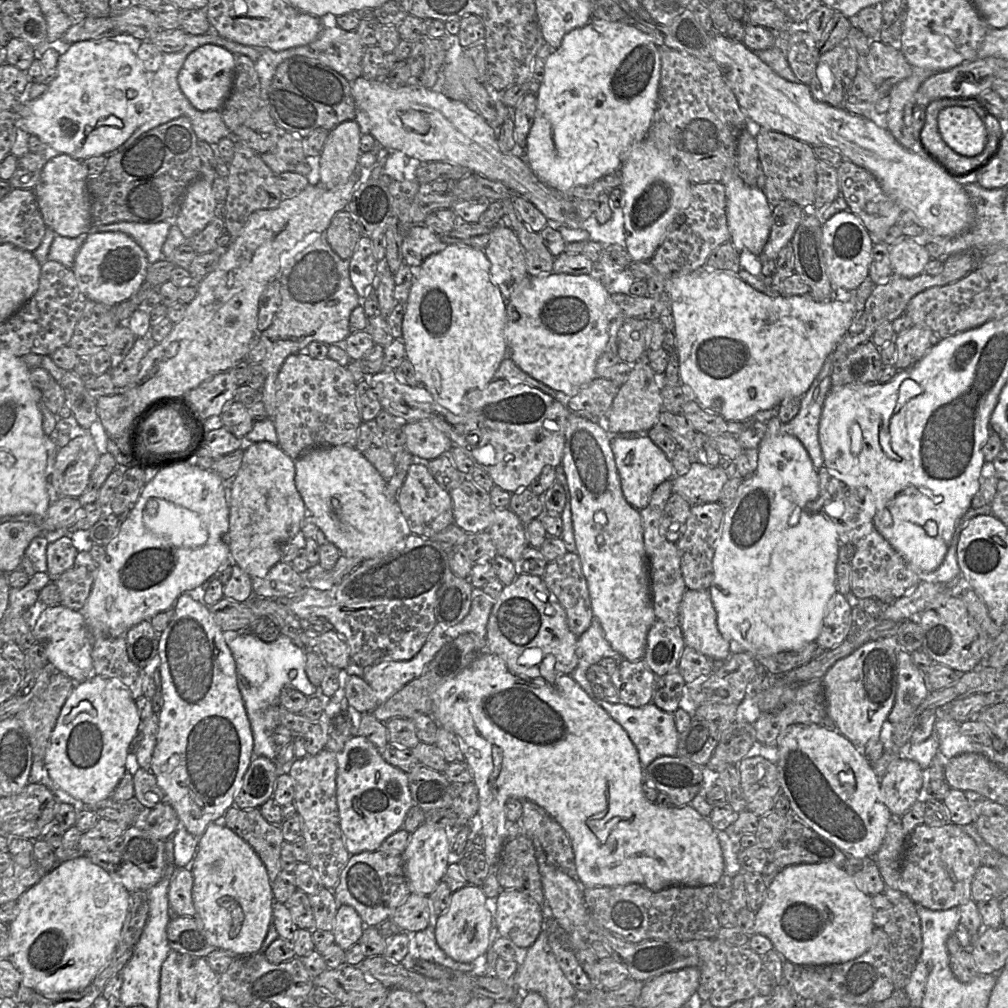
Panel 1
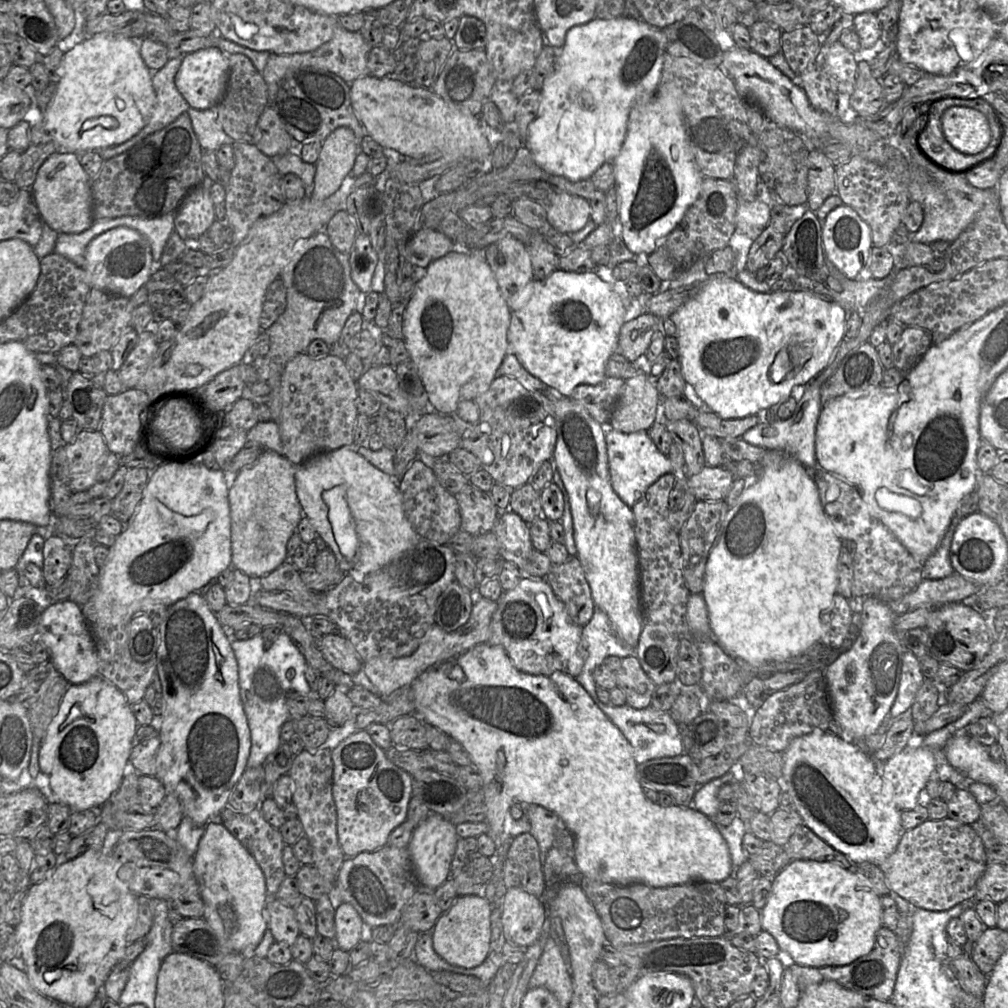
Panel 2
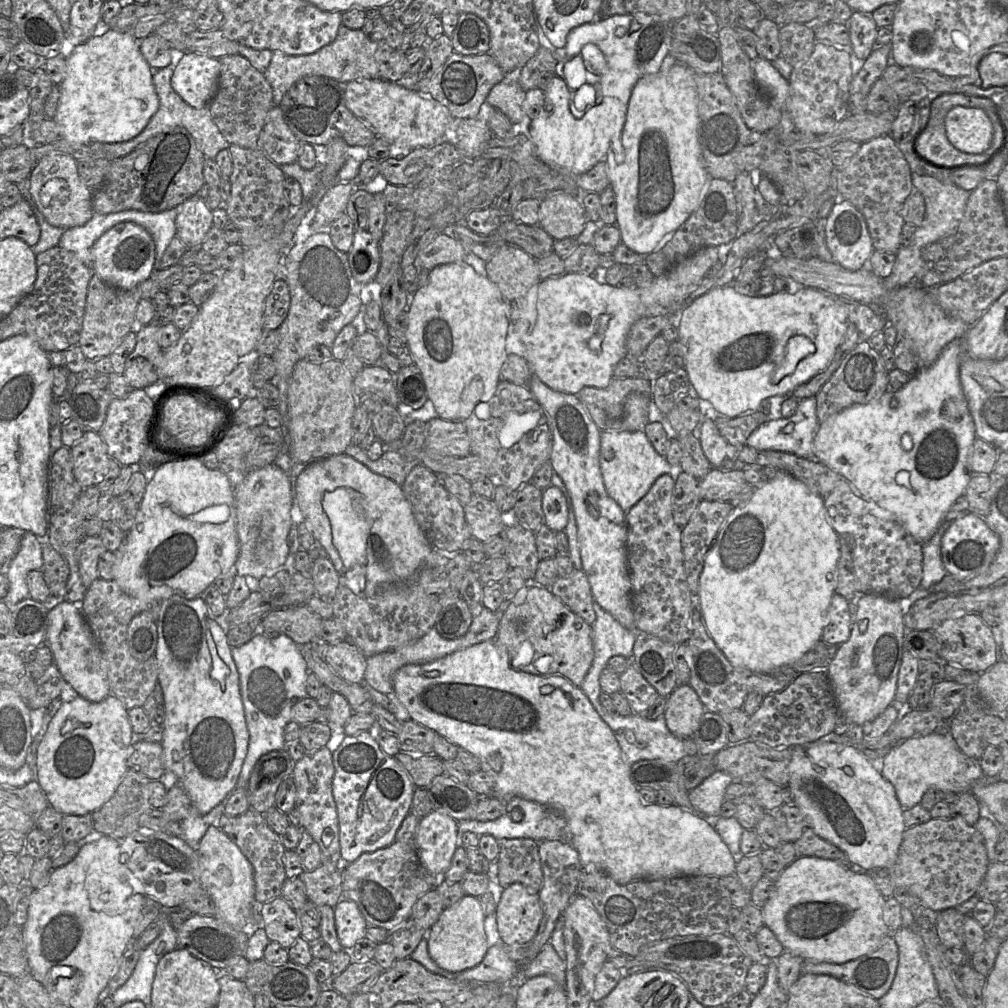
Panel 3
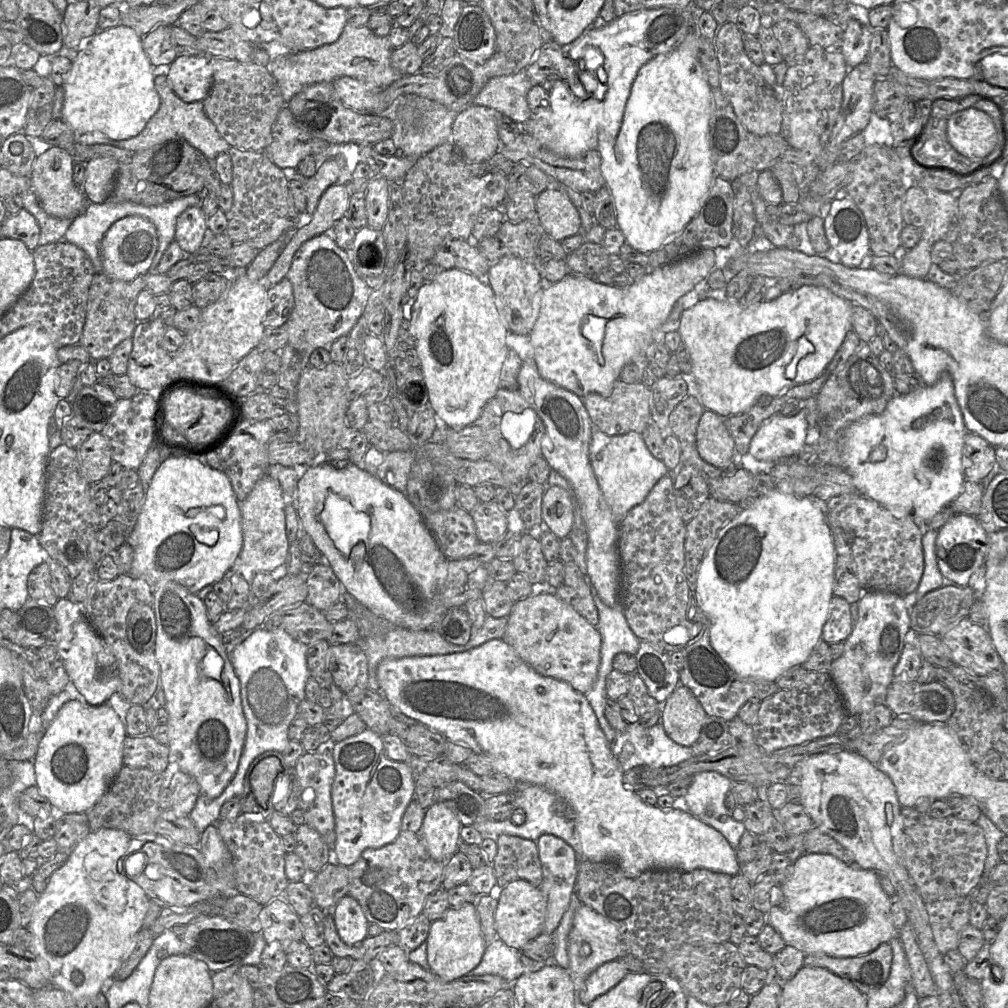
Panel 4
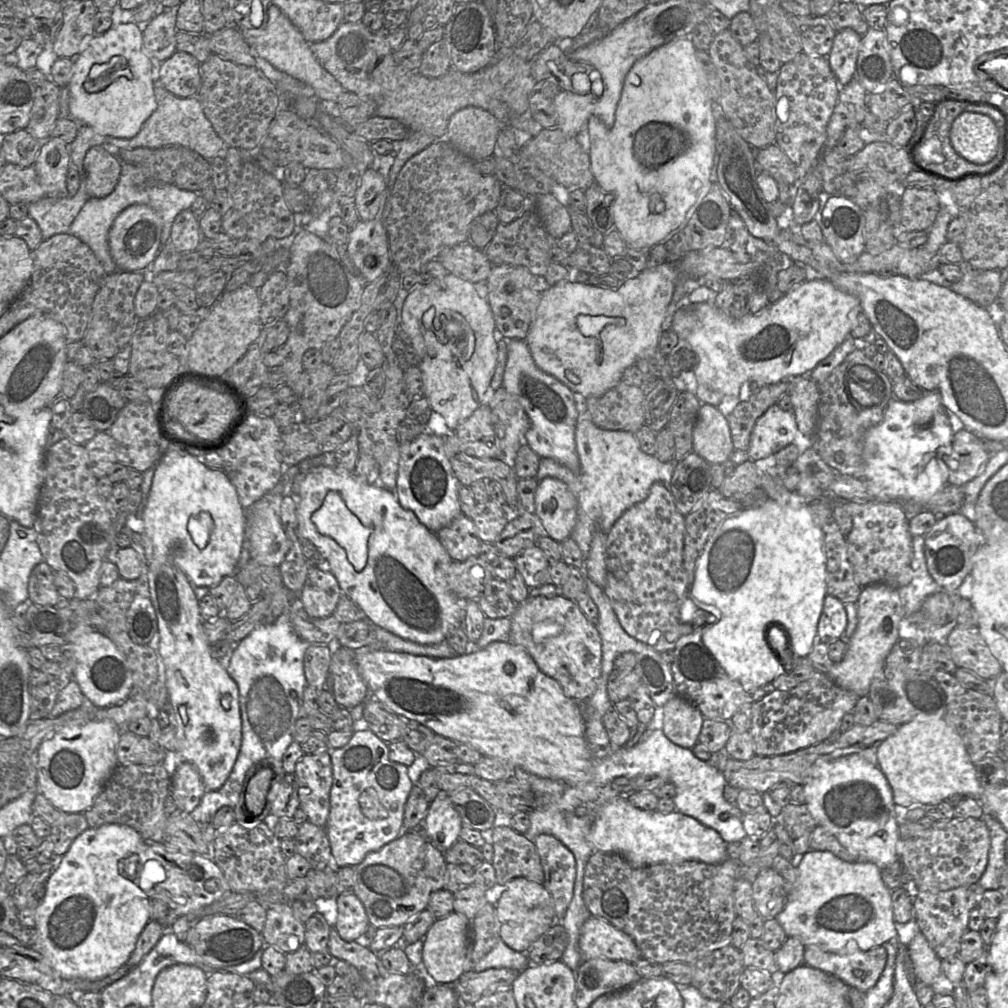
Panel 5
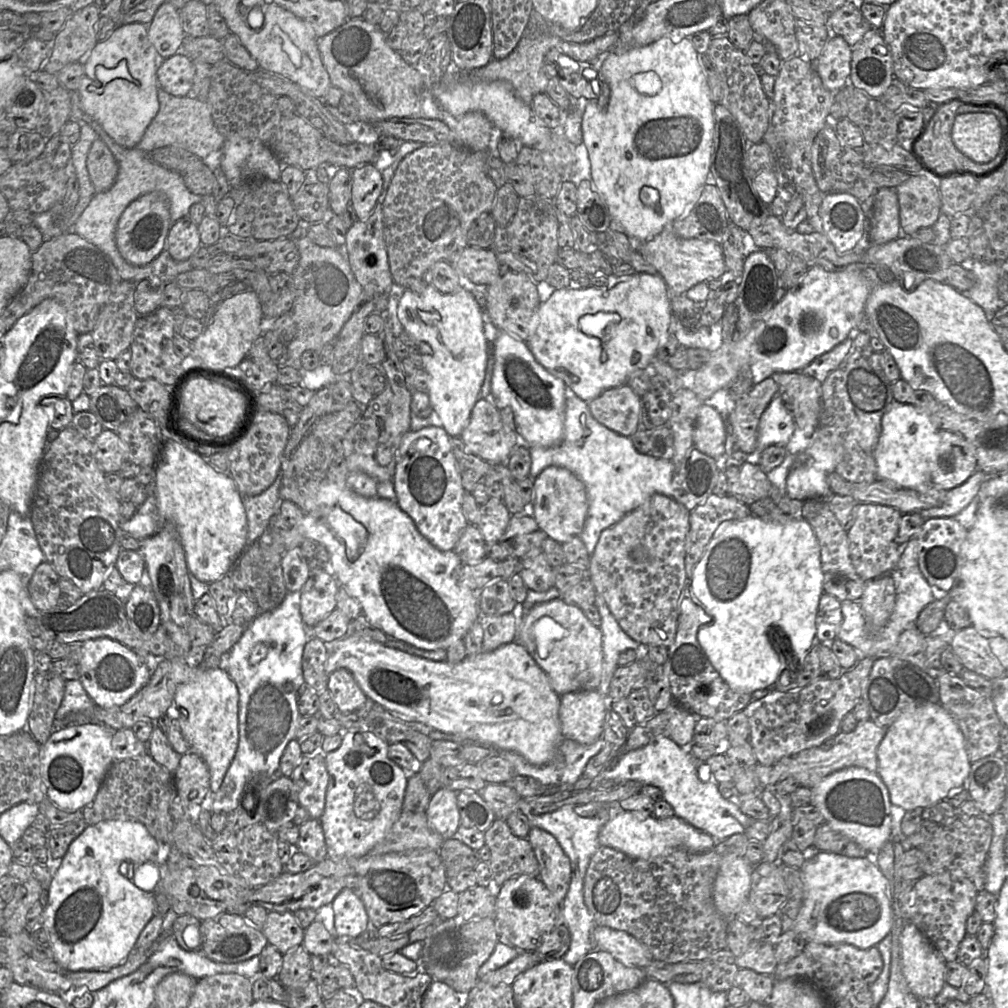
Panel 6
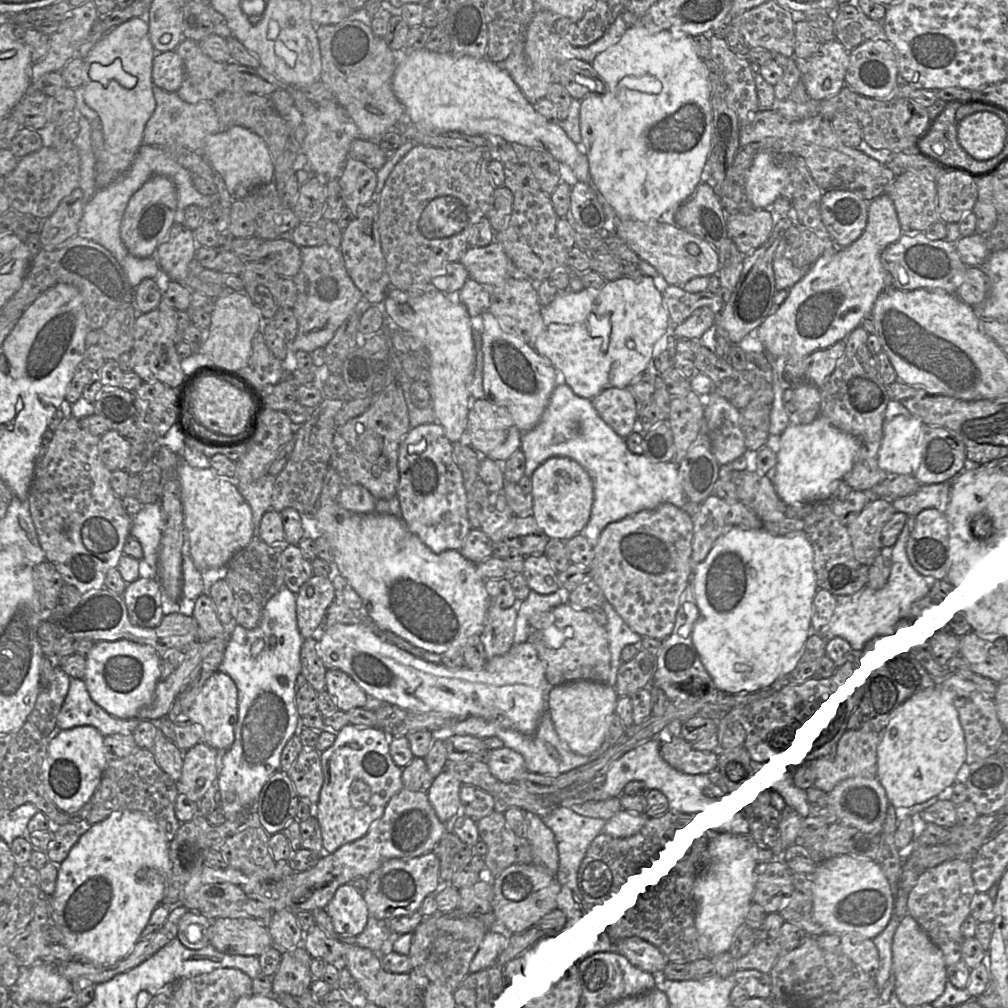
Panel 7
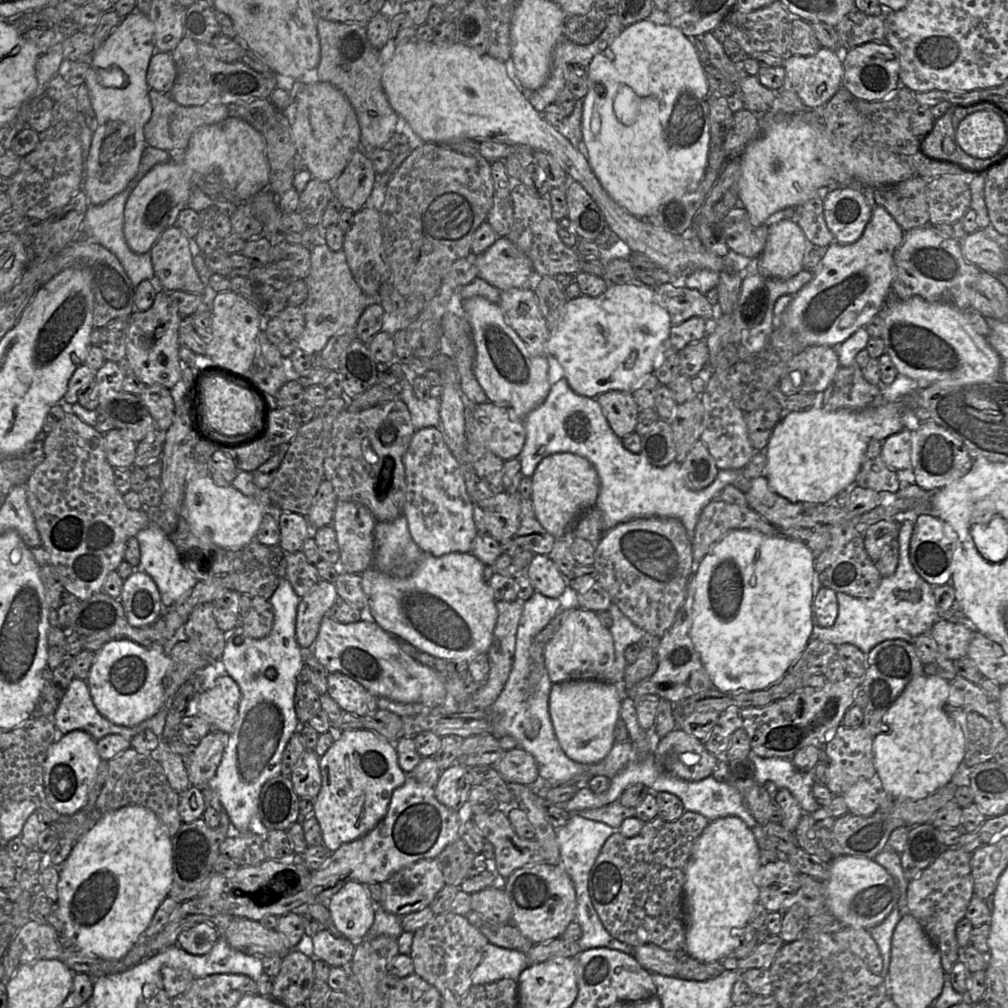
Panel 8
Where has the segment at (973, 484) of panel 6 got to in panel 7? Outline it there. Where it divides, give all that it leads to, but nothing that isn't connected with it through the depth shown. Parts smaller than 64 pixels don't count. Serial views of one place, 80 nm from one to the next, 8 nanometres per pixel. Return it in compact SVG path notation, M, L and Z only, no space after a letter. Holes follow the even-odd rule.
M953 481L922 485L914 494L893 500L892 505L898 512L903 512L908 517L916 517L927 509L936 509L946 516L951 486L953 486Z

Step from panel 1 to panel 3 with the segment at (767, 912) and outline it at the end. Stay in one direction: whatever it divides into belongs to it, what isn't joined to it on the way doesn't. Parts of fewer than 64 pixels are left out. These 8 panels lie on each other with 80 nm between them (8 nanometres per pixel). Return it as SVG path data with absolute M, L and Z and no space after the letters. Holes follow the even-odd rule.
M799 856L792 864L786 866L782 871L780 877L775 882L775 890L771 893L771 896L762 909L762 912L764 925L772 930L777 939L783 945L785 951L789 951L790 953L802 958L804 961L810 961L813 963L825 962L843 964L875 951L880 946L881 941L887 935L891 934L889 927L884 921L885 901L886 898L880 893L868 874L856 874L834 860L819 857Z

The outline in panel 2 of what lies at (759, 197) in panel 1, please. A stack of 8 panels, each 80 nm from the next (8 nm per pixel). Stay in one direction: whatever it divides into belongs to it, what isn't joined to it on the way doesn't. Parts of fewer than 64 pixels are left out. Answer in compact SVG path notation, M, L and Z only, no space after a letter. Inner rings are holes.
M756 198L753 201L738 200L735 217L736 229L754 242L770 220L770 207Z

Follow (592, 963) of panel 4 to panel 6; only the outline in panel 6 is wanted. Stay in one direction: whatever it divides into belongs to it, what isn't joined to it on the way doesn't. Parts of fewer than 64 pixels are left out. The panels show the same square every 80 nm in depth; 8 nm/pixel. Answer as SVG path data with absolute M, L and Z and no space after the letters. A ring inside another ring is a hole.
M597 925L592 936L597 949L610 953L626 967L643 969L654 960L649 949L627 932Z

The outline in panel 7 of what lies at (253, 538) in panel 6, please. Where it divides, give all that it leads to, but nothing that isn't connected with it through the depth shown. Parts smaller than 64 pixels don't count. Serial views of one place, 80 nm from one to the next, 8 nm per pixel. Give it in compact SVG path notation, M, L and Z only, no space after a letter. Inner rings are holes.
M266 474L251 483L237 483L237 489L251 508L255 536L258 536L263 515L272 510L271 497L275 479L276 476Z

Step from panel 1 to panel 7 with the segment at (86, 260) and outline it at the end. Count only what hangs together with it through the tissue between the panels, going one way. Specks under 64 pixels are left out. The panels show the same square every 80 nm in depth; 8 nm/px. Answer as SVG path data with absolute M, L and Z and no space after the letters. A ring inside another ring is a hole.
M153 176L129 199L120 226L121 239L132 255L139 258L154 256L175 222L182 222L182 213L178 215L175 185L168 177Z

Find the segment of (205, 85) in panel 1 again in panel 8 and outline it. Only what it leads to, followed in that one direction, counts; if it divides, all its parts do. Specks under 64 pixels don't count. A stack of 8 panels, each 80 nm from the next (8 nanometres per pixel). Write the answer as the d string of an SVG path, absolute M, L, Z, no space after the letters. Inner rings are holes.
M154 44L154 54L152 55L146 74L146 81L151 89L162 93L169 93L176 78L176 67L170 52L159 51Z

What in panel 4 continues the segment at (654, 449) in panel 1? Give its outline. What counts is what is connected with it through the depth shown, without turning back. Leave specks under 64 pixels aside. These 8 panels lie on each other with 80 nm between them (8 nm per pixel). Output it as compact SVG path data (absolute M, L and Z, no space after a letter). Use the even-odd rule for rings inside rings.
M593 428L589 460L603 497L617 524L620 524L633 507L645 500L660 478L671 473L662 460L656 459L650 453L642 434L634 431L608 435Z

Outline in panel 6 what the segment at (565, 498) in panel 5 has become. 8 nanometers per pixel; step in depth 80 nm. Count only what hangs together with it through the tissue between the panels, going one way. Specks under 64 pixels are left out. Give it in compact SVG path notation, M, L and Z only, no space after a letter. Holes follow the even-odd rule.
M559 466L545 468L535 479L529 512L549 538L564 544L579 537L588 512L583 482L571 471Z

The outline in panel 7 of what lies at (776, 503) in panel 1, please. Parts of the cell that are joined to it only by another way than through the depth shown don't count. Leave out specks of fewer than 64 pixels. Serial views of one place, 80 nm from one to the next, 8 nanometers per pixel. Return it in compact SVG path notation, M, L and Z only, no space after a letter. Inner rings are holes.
M733 527L714 542L706 558L693 568L694 592L699 608L699 617L693 628L693 643L701 660L714 680L717 688L725 693L755 693L765 690L791 673L803 655L803 647L810 635L813 635L812 616L813 600L818 590L817 577L814 570L814 550L805 532L793 531L785 535L775 535L762 528L749 529Z

